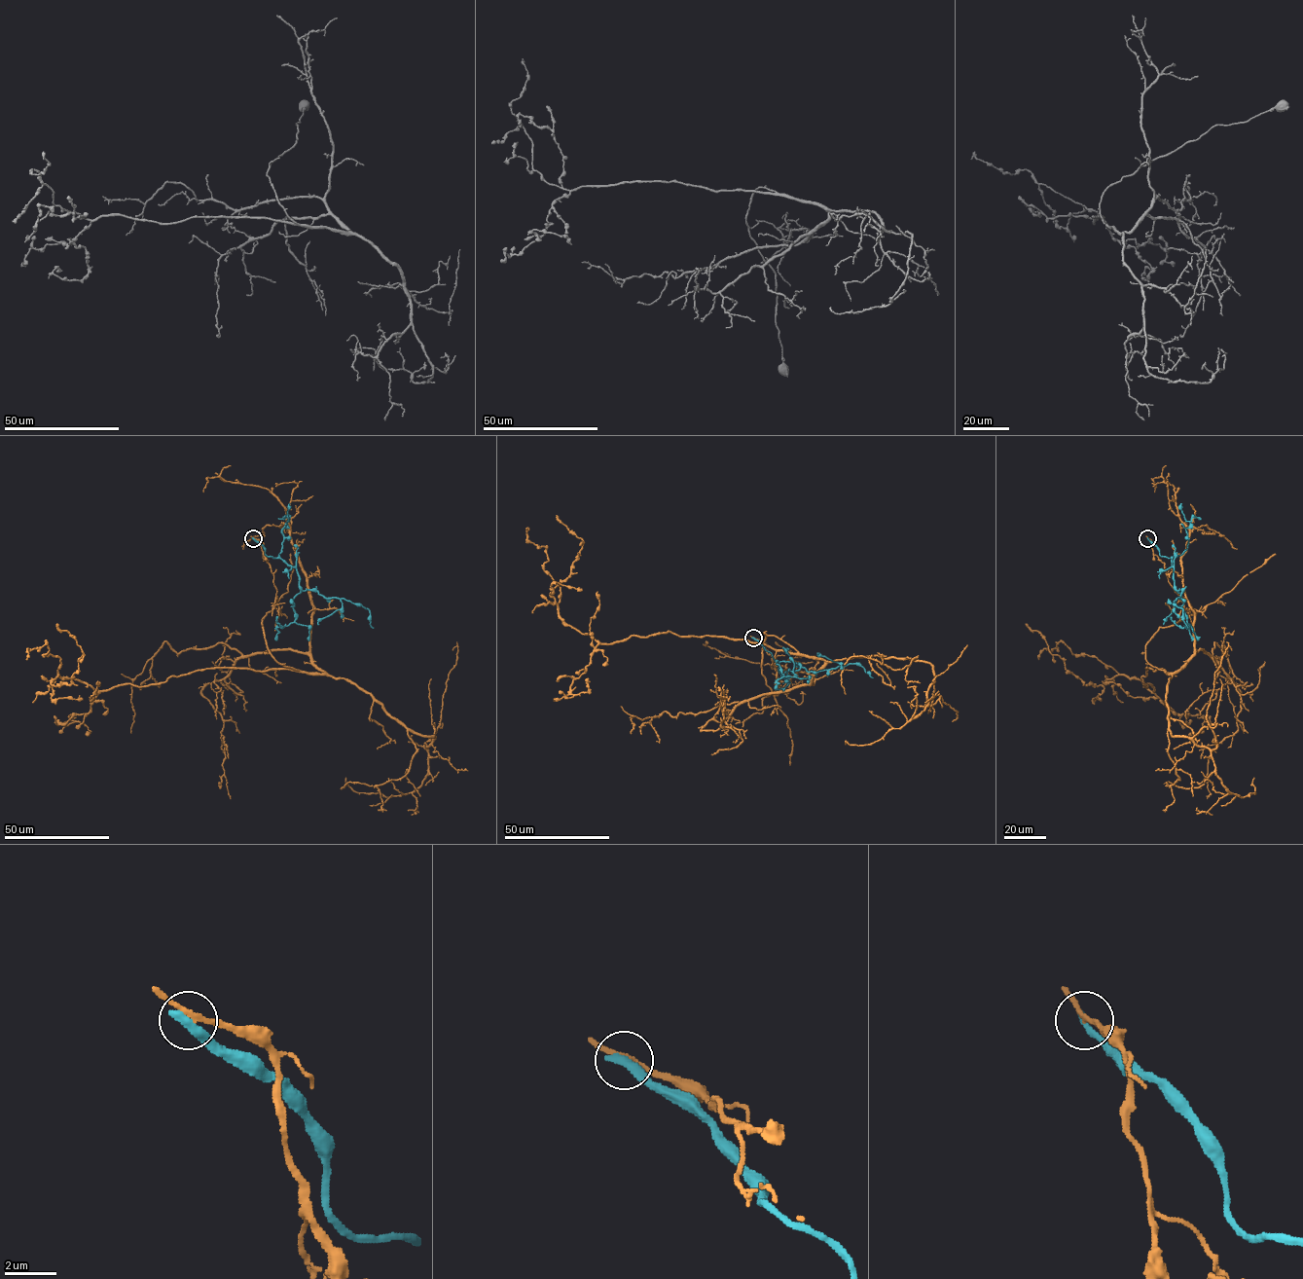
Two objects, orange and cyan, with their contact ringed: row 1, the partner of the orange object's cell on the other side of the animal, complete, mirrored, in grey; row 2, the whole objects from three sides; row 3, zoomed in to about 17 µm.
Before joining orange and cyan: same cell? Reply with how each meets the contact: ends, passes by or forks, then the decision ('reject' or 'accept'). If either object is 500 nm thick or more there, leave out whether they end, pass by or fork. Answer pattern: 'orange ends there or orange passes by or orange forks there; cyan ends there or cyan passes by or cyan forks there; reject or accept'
orange passes by; cyan ends there; reject

